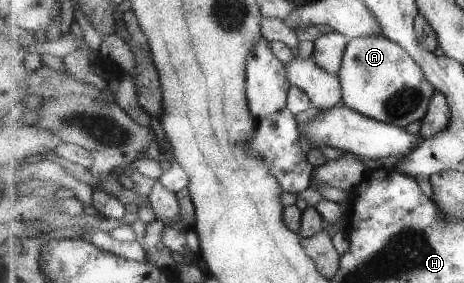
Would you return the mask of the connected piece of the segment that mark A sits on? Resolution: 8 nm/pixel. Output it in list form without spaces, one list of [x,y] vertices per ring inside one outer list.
[[[363,36],[351,39],[343,56],[343,68],[338,74],[343,84],[342,101],[348,108],[364,116],[401,127],[425,120],[431,108],[431,100],[437,94],[435,86],[426,78],[426,73],[415,58],[403,46],[386,36]]]

